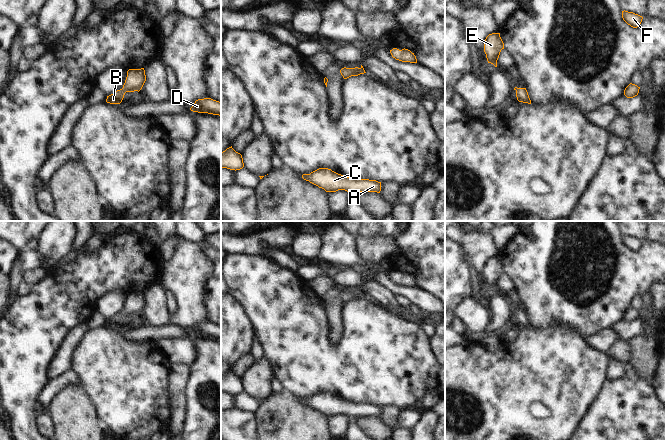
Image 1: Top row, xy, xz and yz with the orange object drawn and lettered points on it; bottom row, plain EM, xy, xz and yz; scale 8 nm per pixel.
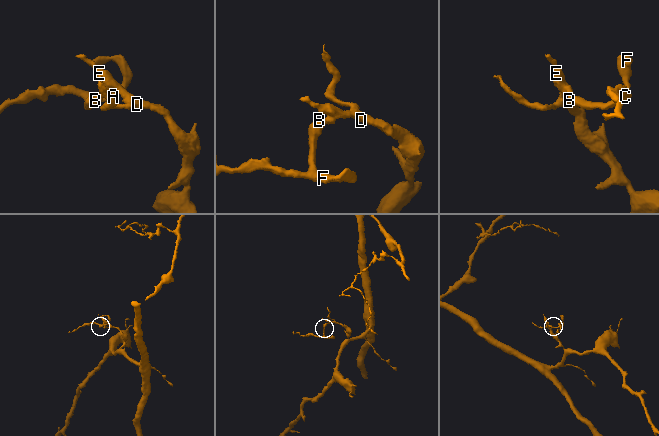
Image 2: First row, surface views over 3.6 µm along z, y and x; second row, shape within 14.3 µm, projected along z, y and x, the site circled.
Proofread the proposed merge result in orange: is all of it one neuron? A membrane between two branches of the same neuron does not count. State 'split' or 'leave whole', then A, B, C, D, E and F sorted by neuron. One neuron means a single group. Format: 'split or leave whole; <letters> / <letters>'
leave whole; A B C D E F

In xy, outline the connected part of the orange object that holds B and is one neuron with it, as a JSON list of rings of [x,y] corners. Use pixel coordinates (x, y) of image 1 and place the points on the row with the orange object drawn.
[[[144,68],[129,69],[123,88],[107,96],[106,102],[110,104],[120,104],[126,92],[140,91],[146,81]]]

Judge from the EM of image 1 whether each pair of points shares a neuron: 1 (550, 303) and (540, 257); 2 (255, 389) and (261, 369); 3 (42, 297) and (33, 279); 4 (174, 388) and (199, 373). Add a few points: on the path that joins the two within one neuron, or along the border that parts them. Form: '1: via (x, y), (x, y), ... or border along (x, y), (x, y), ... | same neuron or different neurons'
1: via (550, 292), (549, 284), (545, 280), (545, 268) | same neuron
2: via (257, 384), (261, 374) | same neuron
3: border along (49, 271), (33, 286) | different neurons
4: border along (191, 367), (186, 389), (186, 402) | different neurons

